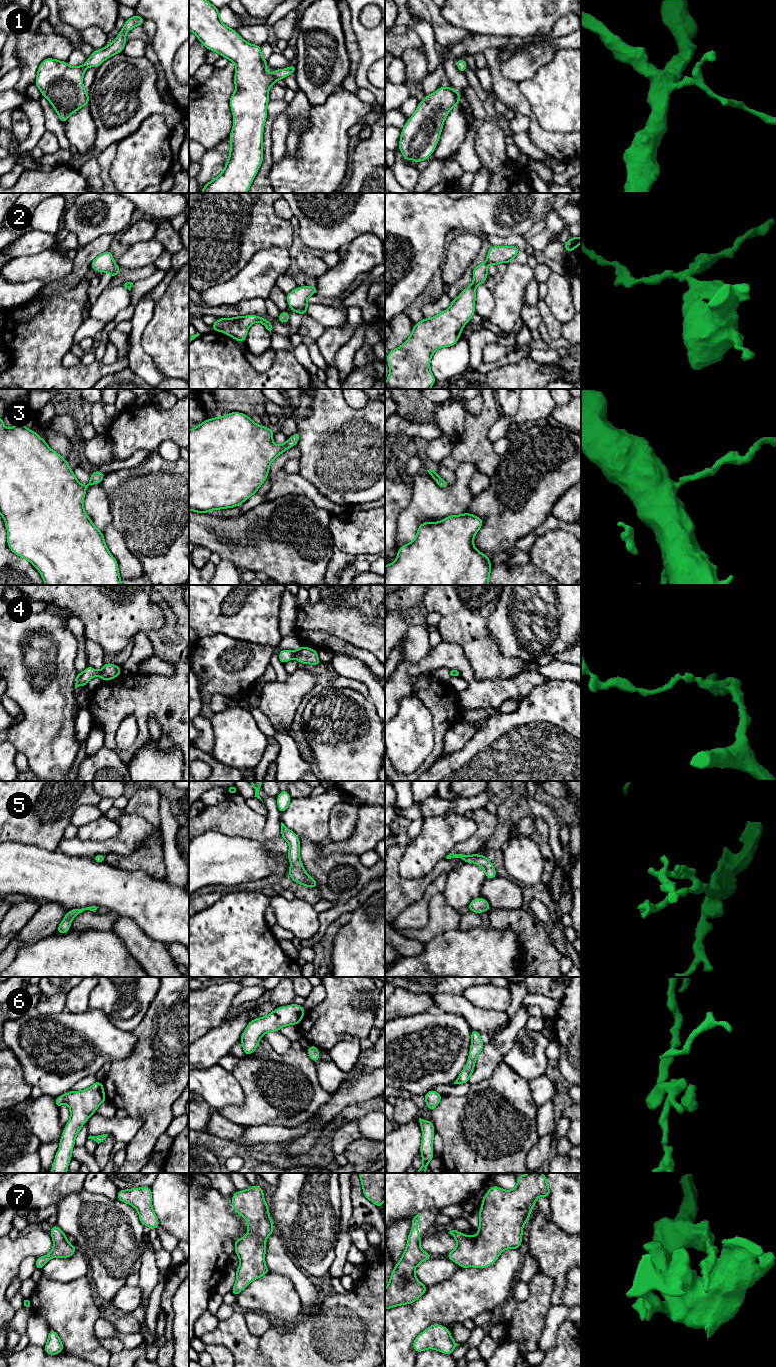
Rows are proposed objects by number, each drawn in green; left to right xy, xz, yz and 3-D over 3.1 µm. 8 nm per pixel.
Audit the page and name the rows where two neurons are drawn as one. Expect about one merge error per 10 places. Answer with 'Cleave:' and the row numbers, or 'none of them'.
Cleave: none of them

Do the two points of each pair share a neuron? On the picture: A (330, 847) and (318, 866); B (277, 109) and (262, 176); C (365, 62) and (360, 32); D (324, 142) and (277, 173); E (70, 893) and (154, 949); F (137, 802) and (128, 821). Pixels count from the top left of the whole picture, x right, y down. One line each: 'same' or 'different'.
A: different
B: same
C: same
D: same
E: different
F: different

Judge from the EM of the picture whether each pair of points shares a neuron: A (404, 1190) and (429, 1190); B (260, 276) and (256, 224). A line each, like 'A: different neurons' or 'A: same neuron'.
A: same neuron
B: different neurons

